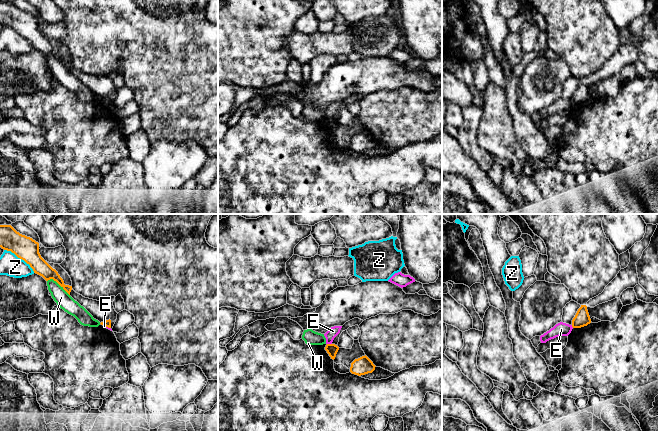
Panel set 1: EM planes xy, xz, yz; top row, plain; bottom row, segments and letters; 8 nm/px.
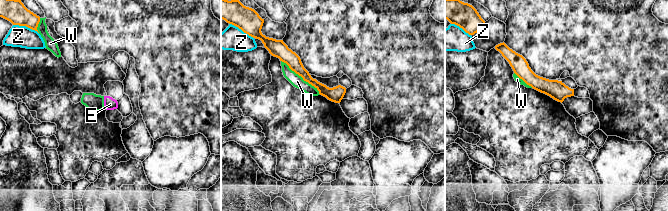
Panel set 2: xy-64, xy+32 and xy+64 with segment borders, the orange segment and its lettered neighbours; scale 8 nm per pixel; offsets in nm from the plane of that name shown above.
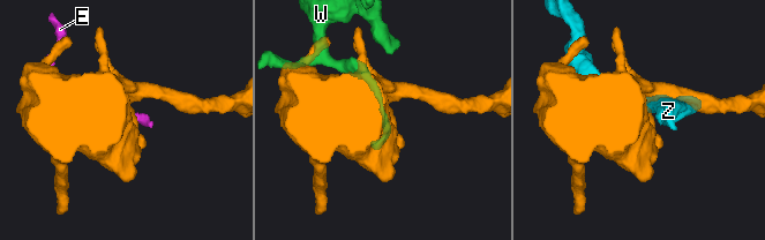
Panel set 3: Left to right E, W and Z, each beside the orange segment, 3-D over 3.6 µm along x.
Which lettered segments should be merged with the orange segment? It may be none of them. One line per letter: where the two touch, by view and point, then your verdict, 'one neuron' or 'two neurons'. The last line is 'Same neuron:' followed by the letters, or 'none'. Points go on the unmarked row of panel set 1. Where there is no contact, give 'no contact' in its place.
E: meets orange in xz at (329, 120); two neurons
W: meets orange in xy at (58, 59); two neurons
Z: meets orange in xy at (20, 34); two neurons
Same neuron: none

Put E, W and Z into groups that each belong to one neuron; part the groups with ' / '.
E / W / Z

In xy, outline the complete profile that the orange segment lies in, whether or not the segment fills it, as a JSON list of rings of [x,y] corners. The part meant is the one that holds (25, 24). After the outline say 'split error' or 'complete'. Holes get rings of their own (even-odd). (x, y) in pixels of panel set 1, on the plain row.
[[[0,1],[0,23],[24,36],[34,49],[46,57],[50,55],[56,57],[70,71],[72,62],[65,61],[58,48],[41,33],[38,18],[20,10],[11,1]]]; complete

